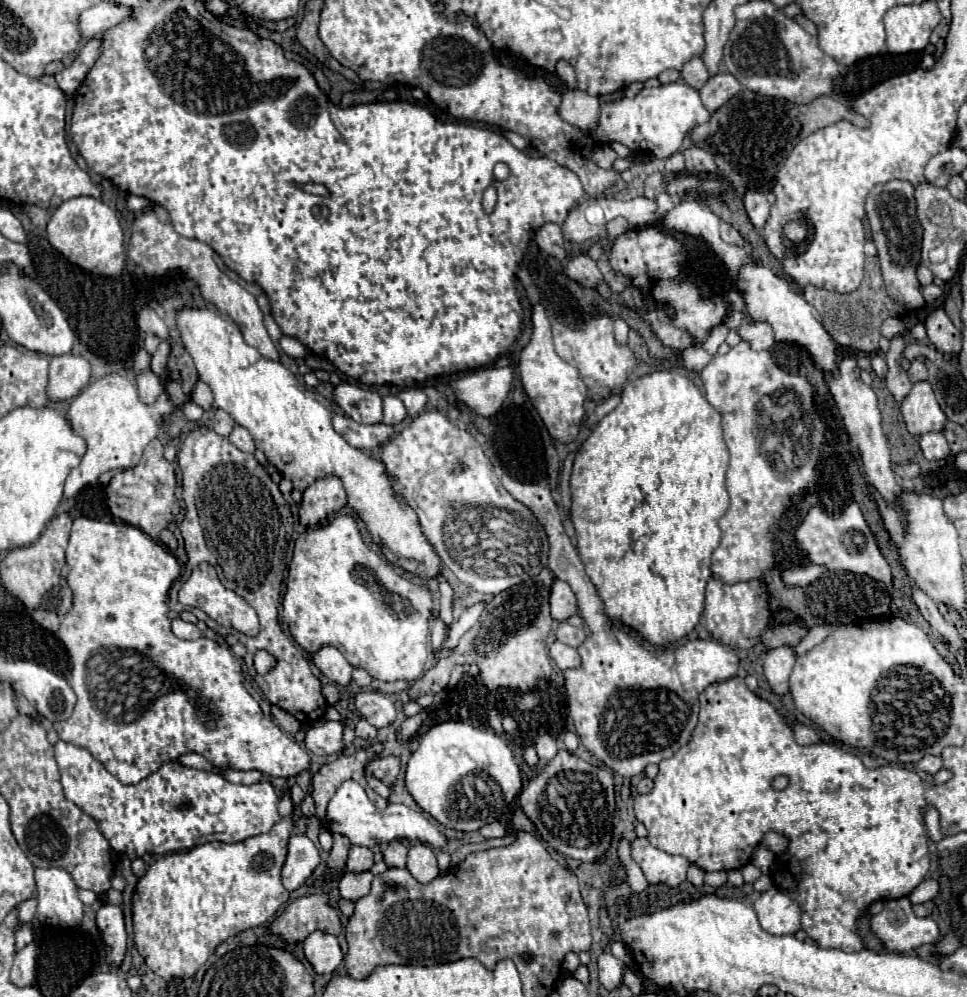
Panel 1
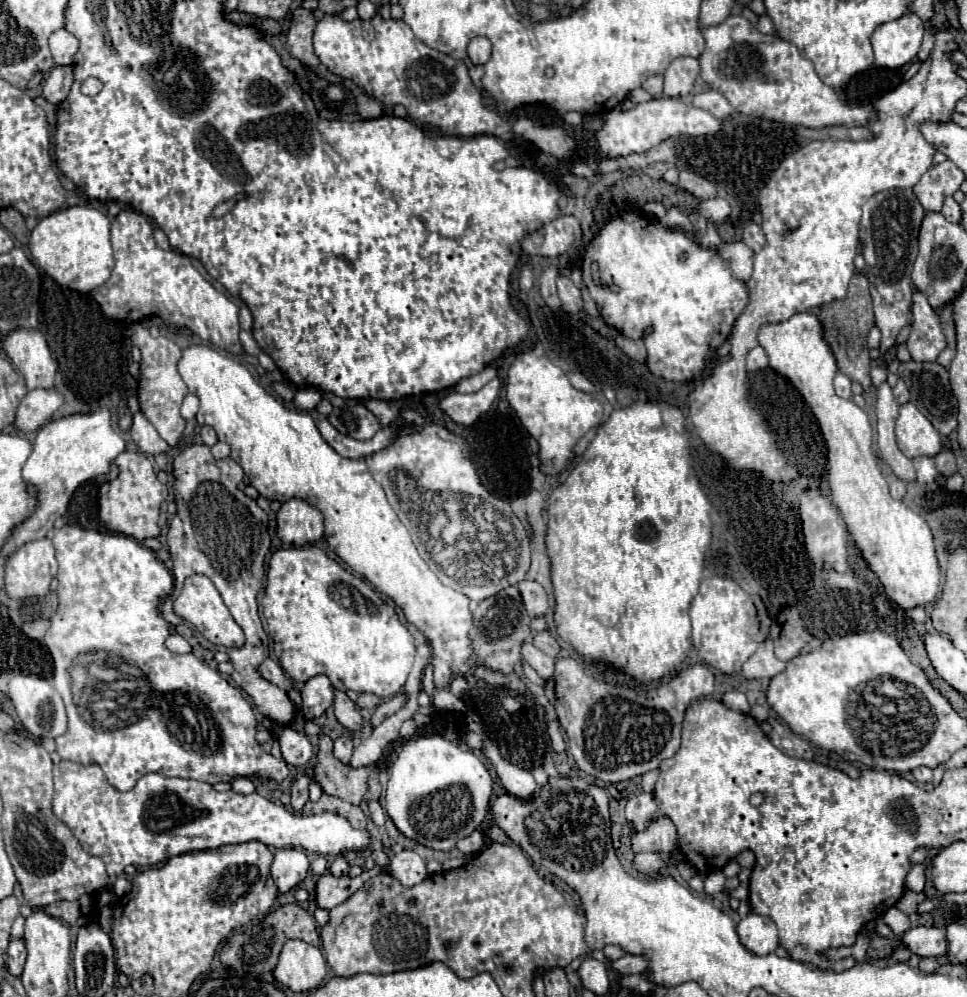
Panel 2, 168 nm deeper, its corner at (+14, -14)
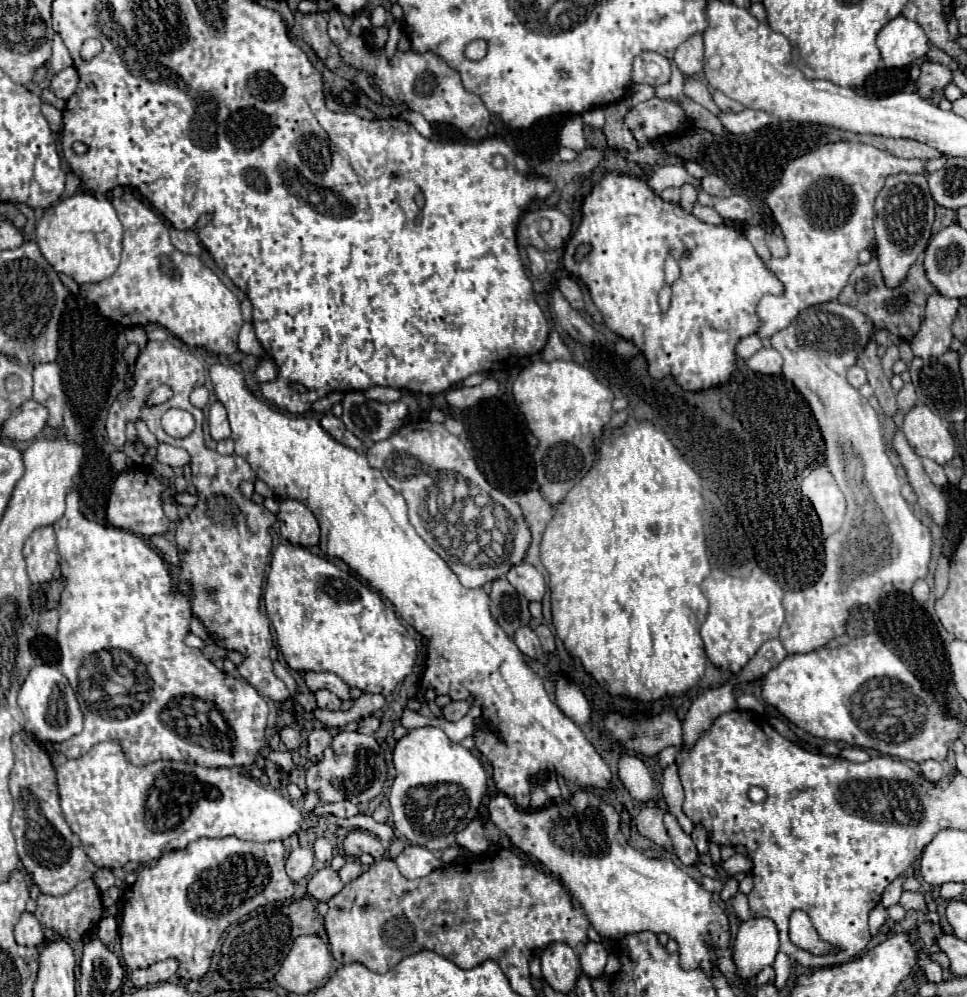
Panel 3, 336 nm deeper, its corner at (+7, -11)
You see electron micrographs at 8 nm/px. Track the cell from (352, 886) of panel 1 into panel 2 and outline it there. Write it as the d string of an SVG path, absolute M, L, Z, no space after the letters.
M374 865L371 870L364 870L360 876L355 878L351 878L351 876L335 878L331 874L323 874L323 876L319 876L319 882L317 882L315 902L319 908L331 910L333 906L339 906L341 902L345 902L355 890L359 890L363 886L364 882L381 873L381 868Z

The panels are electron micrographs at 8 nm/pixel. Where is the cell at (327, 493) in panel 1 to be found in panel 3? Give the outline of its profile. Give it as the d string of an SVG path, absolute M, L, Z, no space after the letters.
M286 499L280 503L278 511L280 519L280 535L288 539L292 545L314 547L320 539L320 527L312 511L294 499Z

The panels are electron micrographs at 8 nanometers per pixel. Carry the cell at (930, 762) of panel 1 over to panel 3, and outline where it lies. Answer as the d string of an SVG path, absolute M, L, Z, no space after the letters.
M928 759L928 761L920 763L920 769L922 769L922 775L932 783L940 781L940 777L942 777L942 765L938 761L934 761L934 759Z

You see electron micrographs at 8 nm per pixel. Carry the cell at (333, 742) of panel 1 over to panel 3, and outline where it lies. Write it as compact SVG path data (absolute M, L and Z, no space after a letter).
M282 727L282 729L280 729L280 739L282 739L282 743L286 745L288 751L298 749L300 743L302 743L300 731L298 731L298 729L292 729L292 727Z

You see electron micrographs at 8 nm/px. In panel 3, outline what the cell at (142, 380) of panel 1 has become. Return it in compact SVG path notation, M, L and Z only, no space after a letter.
M160 443L156 459L164 465L170 465L170 467L184 467L190 463L190 455L186 451L176 449L172 445L164 445L164 443Z

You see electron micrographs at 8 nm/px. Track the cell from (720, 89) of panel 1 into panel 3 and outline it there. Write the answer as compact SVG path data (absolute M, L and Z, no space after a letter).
M714 91L714 101L716 101L716 105L722 109L722 111L732 111L732 113L740 113L742 109L744 109L744 105L742 103L738 103L738 101L734 101L734 99L730 99L730 97L726 97L722 91Z

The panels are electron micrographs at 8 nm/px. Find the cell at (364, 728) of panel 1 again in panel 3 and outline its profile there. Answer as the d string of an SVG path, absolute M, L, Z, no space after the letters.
M340 731L334 735L330 747L326 747L322 761L314 763L306 771L306 785L308 791L316 791L320 795L320 801L324 803L336 803L342 799L352 801L354 805L368 803L370 799L378 797L382 793L386 781L386 761L382 747L374 739L374 735L362 735L362 733L348 733Z

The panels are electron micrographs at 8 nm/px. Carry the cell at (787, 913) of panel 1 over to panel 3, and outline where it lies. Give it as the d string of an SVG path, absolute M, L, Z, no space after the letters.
M754 917L740 925L734 937L732 959L736 963L736 975L748 981L756 977L764 967L774 963L778 953L776 925L766 917Z

